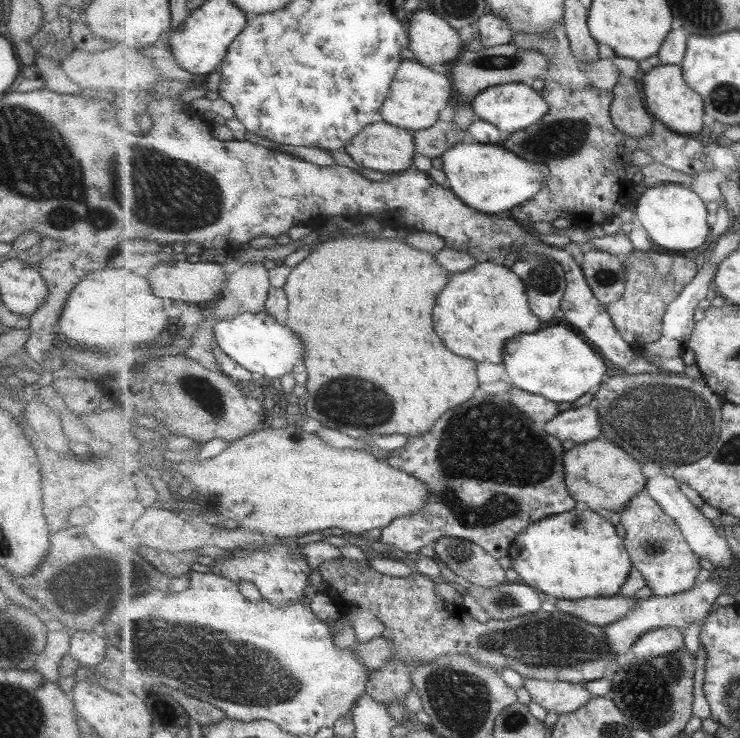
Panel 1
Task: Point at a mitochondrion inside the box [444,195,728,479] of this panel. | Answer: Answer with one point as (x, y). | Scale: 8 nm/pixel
(675, 422)

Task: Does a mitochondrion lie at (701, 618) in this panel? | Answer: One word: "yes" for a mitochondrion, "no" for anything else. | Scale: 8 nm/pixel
no

